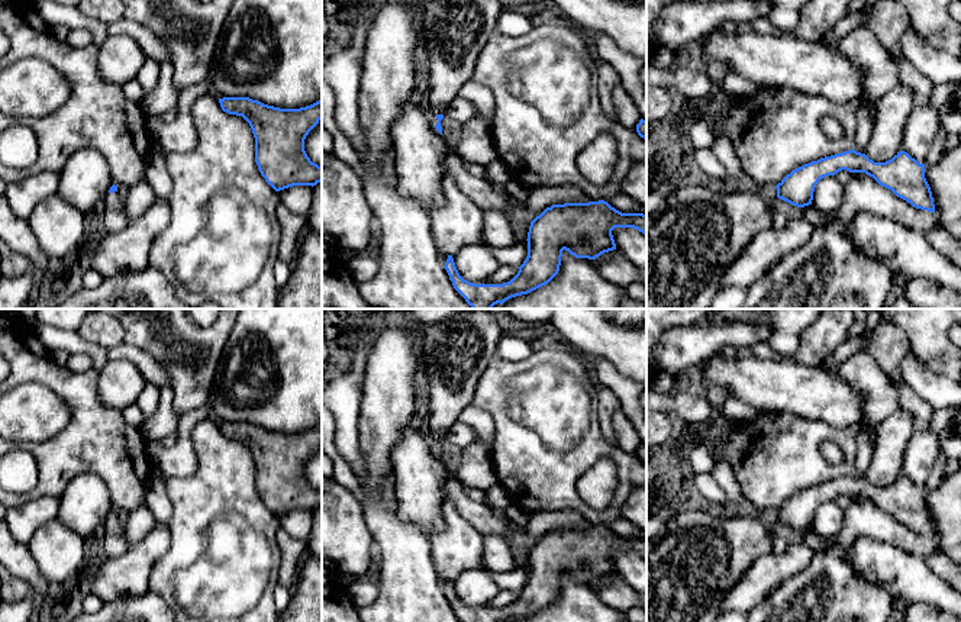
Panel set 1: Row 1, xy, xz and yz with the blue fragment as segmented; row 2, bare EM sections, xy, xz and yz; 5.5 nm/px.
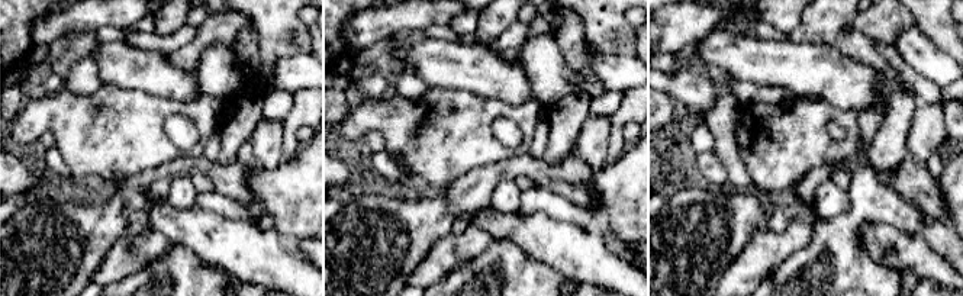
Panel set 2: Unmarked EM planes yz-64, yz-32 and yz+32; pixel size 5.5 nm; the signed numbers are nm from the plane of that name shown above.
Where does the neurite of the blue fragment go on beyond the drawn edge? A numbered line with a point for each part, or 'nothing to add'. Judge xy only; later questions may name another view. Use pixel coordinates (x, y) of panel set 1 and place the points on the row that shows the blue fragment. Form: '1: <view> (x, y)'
1: xy (113, 216)

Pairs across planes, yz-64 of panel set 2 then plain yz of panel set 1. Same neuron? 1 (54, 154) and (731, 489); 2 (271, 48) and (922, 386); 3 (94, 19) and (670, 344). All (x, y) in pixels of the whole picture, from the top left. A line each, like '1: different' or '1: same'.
1: different
2: different
3: same

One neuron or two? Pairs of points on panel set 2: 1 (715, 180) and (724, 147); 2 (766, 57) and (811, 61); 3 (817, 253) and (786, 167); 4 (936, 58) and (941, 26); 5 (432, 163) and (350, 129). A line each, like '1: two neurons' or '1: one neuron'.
1: two neurons
2: one neuron
3: two neurons
4: two neurons
5: one neuron

